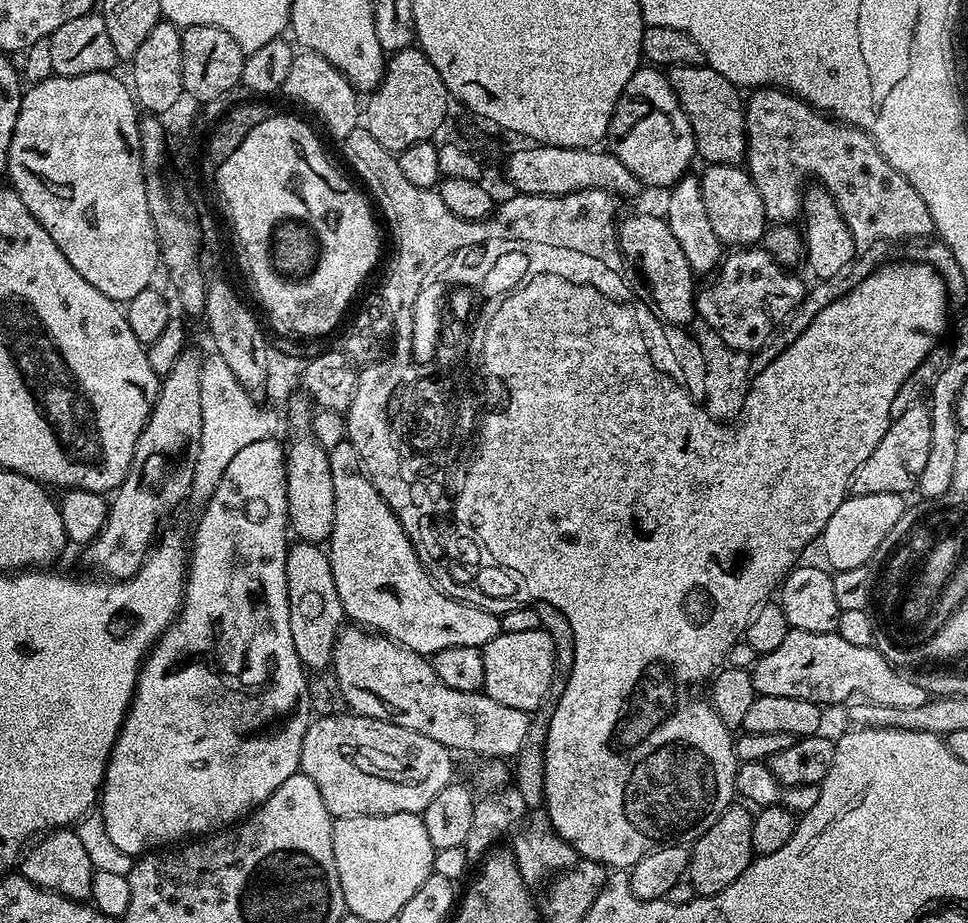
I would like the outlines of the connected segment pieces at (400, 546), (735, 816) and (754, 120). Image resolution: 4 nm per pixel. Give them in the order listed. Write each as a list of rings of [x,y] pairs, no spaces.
[[[341,438],[336,446],[329,448],[328,457],[330,478],[334,478],[334,530],[331,540],[327,541],[326,551],[345,617],[365,629],[387,636],[425,658],[431,658],[438,650],[446,650],[450,646],[474,646],[483,649],[495,636],[499,636],[499,616],[473,604],[463,604],[461,600],[450,598],[436,587],[424,563],[420,561],[420,555],[414,550],[412,539],[406,534],[406,530],[402,530],[390,506],[386,506],[372,481],[360,469],[358,450],[354,450],[348,439]]]
[[[733,803],[721,814],[718,822],[714,822],[714,826],[710,826],[710,830],[702,833],[691,845],[686,878],[694,886],[697,897],[713,896],[726,890],[726,886],[730,886],[730,882],[734,882],[734,878],[738,878],[742,870],[752,865],[754,853],[750,830],[753,813],[747,810],[749,811],[743,803]]]
[[[761,86],[747,97],[744,105],[744,129],[746,130],[746,150],[743,163],[748,176],[758,186],[762,196],[764,213],[773,225],[787,225],[795,221],[802,212],[802,187],[800,183],[807,178],[808,172],[813,181],[819,182],[836,199],[838,210],[850,226],[857,241],[900,240],[903,236],[933,235],[934,229],[930,210],[918,195],[918,190],[882,158],[878,146],[860,128],[837,122],[833,117],[812,108],[804,100],[799,100],[783,88]]]

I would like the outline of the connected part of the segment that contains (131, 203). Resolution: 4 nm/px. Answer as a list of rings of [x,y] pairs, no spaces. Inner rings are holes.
[[[112,72],[86,74],[84,77],[54,74],[49,80],[31,85],[21,95],[18,122],[14,122],[14,134],[8,151],[6,175],[12,179],[11,189],[20,196],[30,213],[44,227],[46,234],[54,238],[54,246],[58,246],[58,250],[66,254],[70,266],[74,266],[74,270],[78,270],[78,274],[82,274],[82,278],[86,278],[90,286],[98,286],[102,294],[106,294],[111,300],[117,302],[127,302],[134,298],[134,294],[142,294],[142,290],[146,290],[153,283],[152,275],[156,272],[156,266],[158,268],[161,263],[159,240],[156,237],[154,222],[151,220],[150,208],[147,205],[146,173],[140,158],[139,124],[138,105],[131,87],[120,84],[120,80]]]

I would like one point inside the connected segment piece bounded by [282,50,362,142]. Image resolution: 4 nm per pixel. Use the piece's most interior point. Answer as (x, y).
(311, 80)

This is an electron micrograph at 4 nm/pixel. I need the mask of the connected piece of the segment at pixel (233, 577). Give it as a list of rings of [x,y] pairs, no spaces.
[[[275,437],[270,439],[258,440],[252,442],[239,452],[236,453],[232,461],[222,474],[214,494],[203,505],[202,514],[196,526],[194,534],[194,542],[190,544],[190,557],[188,560],[188,569],[186,572],[186,583],[184,586],[184,603],[180,605],[180,612],[176,619],[160,635],[159,640],[152,645],[146,659],[140,665],[140,676],[136,679],[136,692],[132,696],[132,705],[128,707],[128,712],[124,715],[124,724],[120,727],[118,738],[112,747],[112,757],[108,759],[108,765],[104,771],[104,787],[100,789],[98,797],[98,814],[106,822],[106,834],[110,834],[110,839],[114,841],[114,846],[118,846],[118,850],[122,850],[122,854],[139,858],[153,850],[163,849],[165,846],[175,845],[177,842],[187,841],[189,838],[200,838],[205,834],[211,834],[217,830],[223,830],[239,821],[241,818],[247,817],[249,813],[260,807],[266,802],[266,798],[270,798],[270,794],[274,794],[274,790],[278,790],[278,786],[282,786],[282,782],[286,782],[286,778],[290,778],[300,767],[300,755],[302,754],[302,738],[306,734],[310,721],[313,719],[312,703],[310,702],[310,694],[308,693],[308,682],[310,679],[309,673],[306,671],[304,663],[298,658],[298,650],[294,650],[294,634],[290,634],[290,602],[288,601],[288,587],[286,586],[286,560],[288,549],[290,547],[290,529],[288,527],[288,499],[286,498],[286,478],[285,478],[285,462],[287,460],[286,450],[278,442]]]

